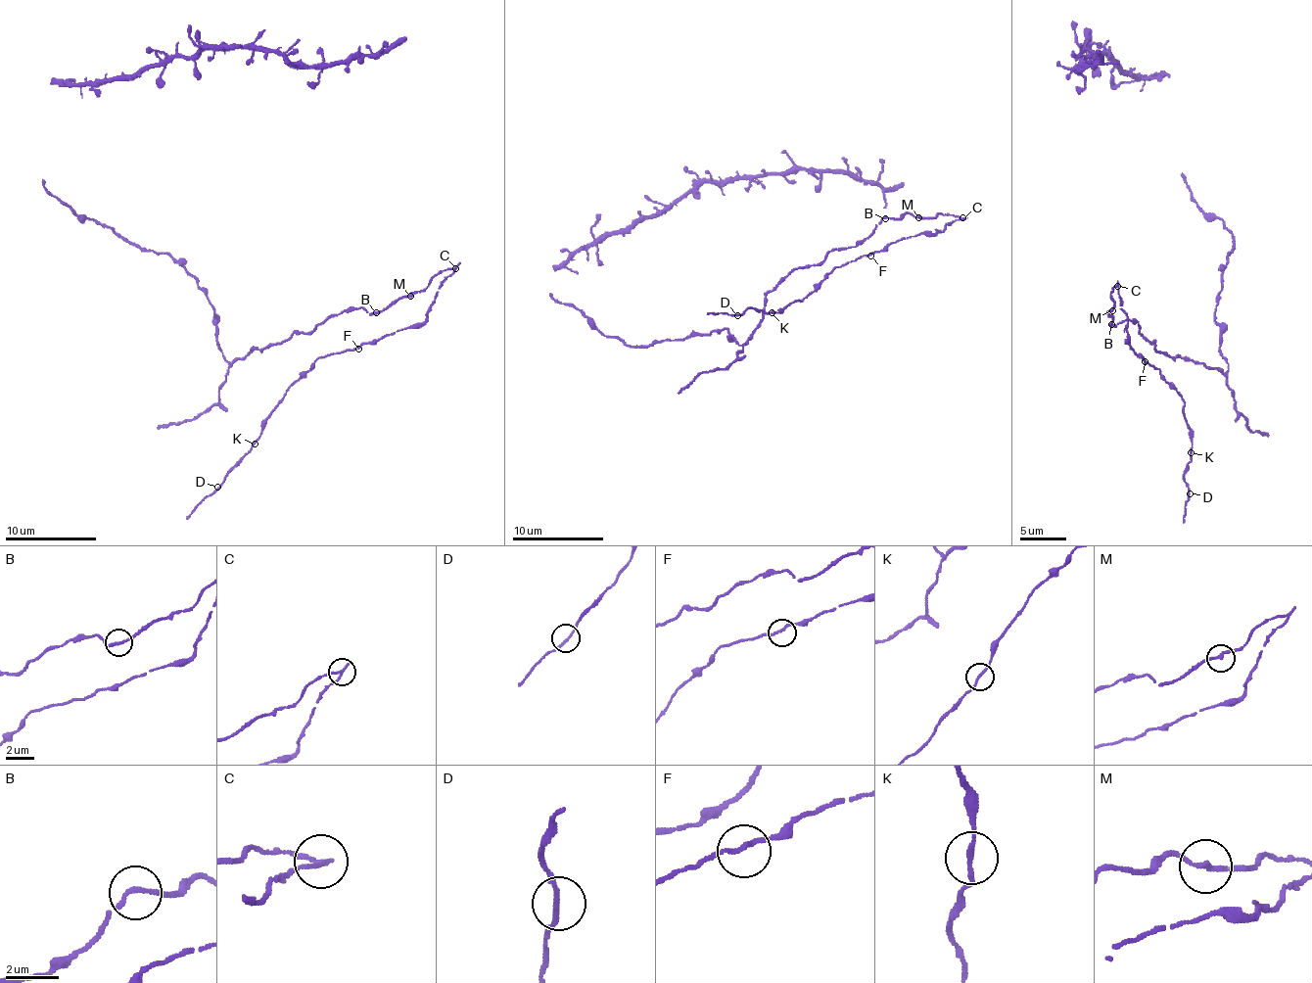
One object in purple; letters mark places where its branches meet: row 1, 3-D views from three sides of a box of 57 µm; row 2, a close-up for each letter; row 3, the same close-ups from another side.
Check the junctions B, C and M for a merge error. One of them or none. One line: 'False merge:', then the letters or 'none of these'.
False merge: C

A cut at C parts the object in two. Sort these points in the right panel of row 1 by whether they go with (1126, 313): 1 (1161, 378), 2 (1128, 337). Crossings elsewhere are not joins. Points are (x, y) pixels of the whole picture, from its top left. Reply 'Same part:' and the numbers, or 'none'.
Same part: 1, 2

